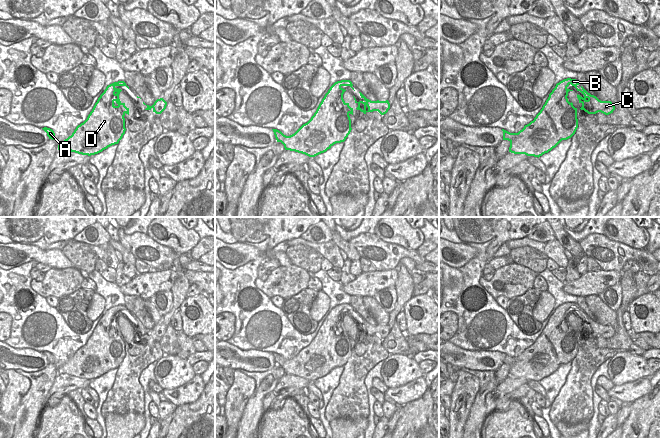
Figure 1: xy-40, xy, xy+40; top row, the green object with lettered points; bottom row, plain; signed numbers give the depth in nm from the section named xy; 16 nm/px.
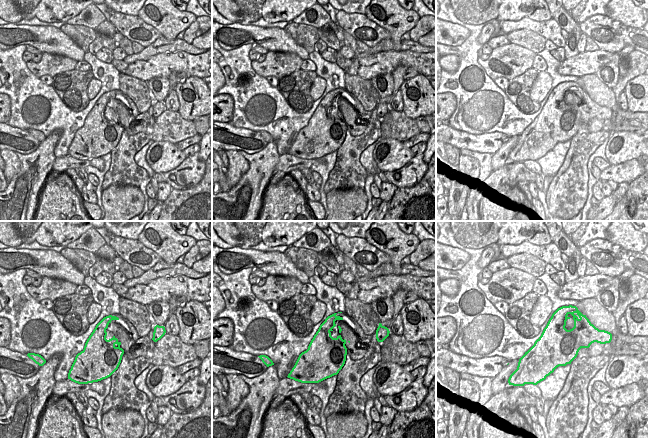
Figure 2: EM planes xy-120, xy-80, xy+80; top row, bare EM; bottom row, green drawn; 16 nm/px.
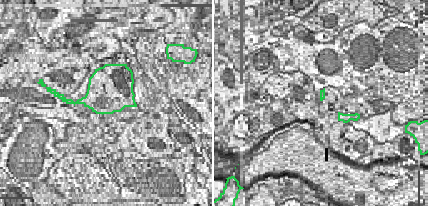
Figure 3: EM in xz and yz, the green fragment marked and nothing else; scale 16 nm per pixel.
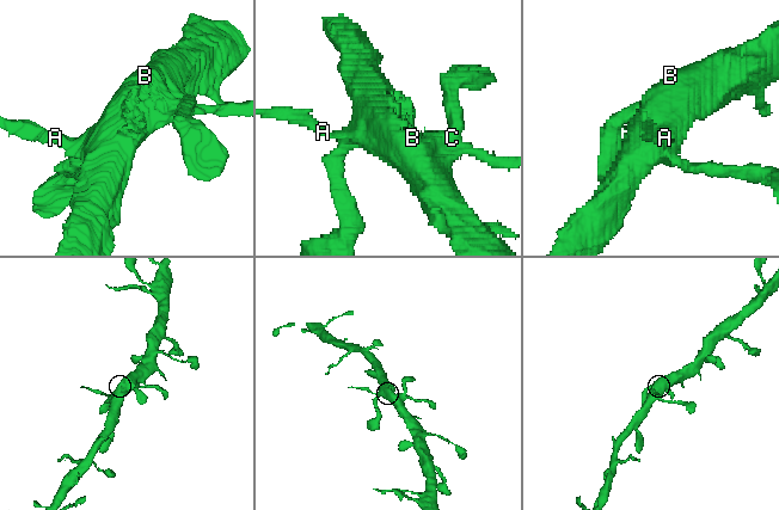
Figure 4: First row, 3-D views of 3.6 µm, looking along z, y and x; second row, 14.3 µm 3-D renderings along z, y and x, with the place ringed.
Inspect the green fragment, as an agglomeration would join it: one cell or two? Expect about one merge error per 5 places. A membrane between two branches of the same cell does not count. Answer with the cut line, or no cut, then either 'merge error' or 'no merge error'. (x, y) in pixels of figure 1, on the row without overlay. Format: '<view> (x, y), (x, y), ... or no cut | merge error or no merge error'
no cut | no merge error

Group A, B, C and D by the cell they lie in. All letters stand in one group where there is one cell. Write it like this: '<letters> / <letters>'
A B C D

